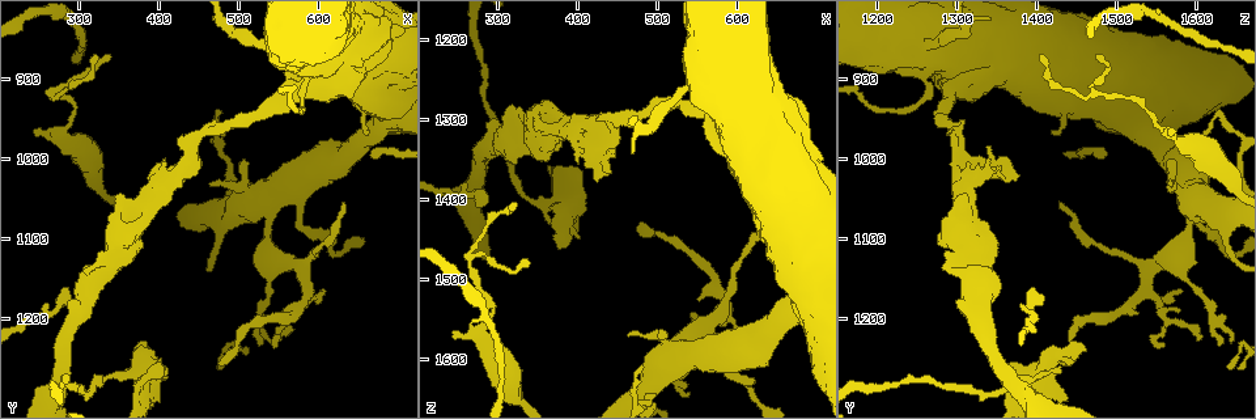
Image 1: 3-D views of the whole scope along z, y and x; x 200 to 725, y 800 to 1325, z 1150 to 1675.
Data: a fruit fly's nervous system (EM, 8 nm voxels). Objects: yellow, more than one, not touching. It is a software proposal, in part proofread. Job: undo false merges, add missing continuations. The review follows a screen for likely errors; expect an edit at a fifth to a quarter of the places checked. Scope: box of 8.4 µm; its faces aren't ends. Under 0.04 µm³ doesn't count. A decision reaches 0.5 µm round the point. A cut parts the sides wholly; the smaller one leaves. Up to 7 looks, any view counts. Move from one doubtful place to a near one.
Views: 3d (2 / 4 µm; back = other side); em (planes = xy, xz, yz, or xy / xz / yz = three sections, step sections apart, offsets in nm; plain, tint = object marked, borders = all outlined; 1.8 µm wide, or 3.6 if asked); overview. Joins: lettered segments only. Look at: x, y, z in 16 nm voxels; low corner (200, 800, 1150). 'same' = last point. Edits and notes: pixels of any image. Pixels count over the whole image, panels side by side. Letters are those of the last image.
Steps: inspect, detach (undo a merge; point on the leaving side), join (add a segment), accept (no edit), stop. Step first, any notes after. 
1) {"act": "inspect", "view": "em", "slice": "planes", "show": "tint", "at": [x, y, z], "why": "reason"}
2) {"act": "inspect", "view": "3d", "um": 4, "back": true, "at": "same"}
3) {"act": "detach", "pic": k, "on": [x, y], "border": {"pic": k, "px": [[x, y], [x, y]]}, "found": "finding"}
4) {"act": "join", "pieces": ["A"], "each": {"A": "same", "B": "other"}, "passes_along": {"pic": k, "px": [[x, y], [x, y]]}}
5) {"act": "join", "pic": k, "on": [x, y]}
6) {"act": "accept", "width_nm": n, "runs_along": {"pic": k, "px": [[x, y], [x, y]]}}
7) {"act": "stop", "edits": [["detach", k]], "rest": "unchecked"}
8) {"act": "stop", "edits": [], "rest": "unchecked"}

{"act": "inspect", "view": "3d", "um": 4, "at": [600, 895, 1295]}

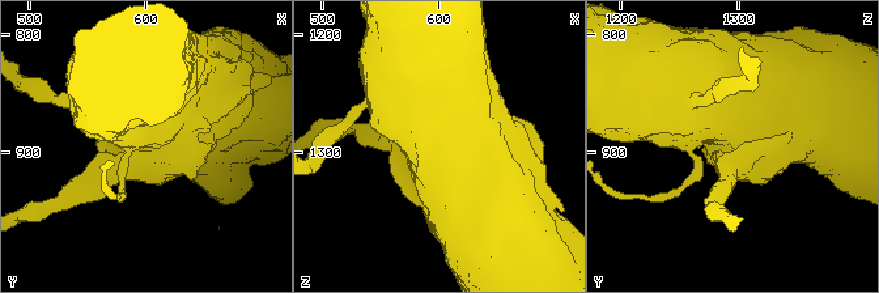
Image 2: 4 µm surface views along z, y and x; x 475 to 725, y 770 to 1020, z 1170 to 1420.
{"act": "inspect", "view": "em", "um": 3.6, "slice": "planes", "show": "plain", "at": [602, 900, 1296], "why": "shape alone is not enough"}

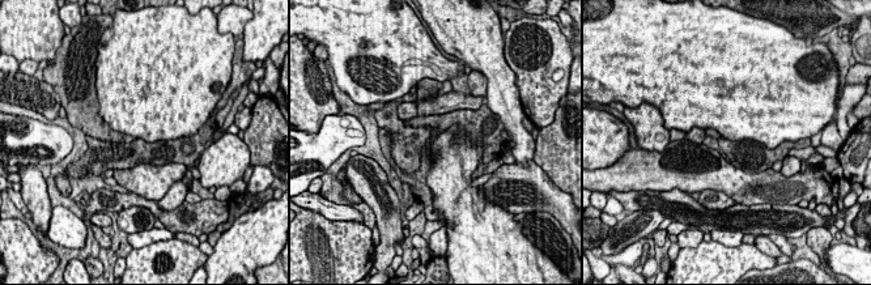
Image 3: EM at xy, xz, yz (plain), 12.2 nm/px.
{"act": "inspect", "view": "em", "um": 3.6, "slice": "planes", "show": "borders", "at": "same", "why": "what lies round it"}

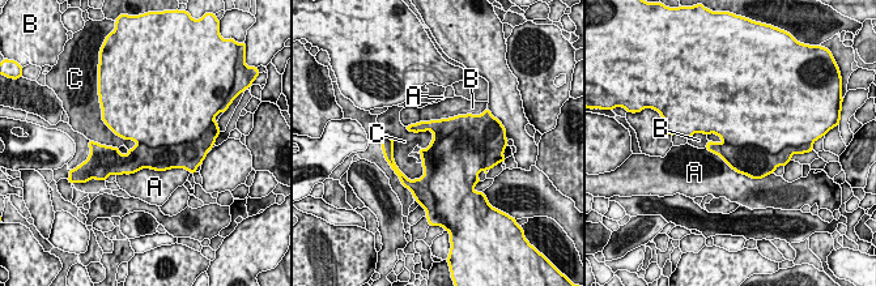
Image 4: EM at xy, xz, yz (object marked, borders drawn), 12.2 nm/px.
{"act": "detach", "pic": 4, "on": [442, 128], "width_nm": 500, "each": {"A": "other", "B": "other", "C": "other"}, "found": "a second neuron is stuck on"}

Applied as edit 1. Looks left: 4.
{"act": "inspect", "view": "overview", "why": "see it whole again"}

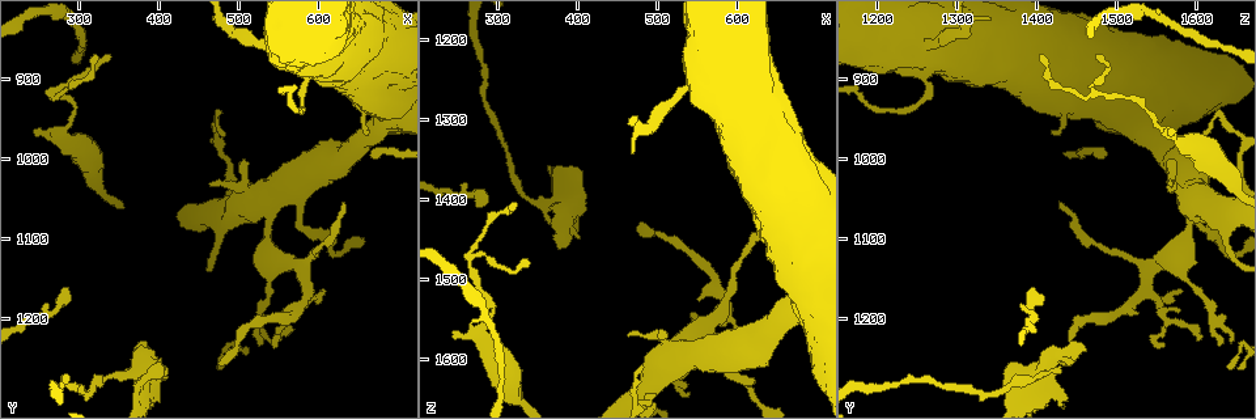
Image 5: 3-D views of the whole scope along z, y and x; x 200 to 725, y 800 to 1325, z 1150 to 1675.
{"act": "inspect", "view": "3d", "um": 2, "at": [660, 970, 1420], "why": "branch stops here"}

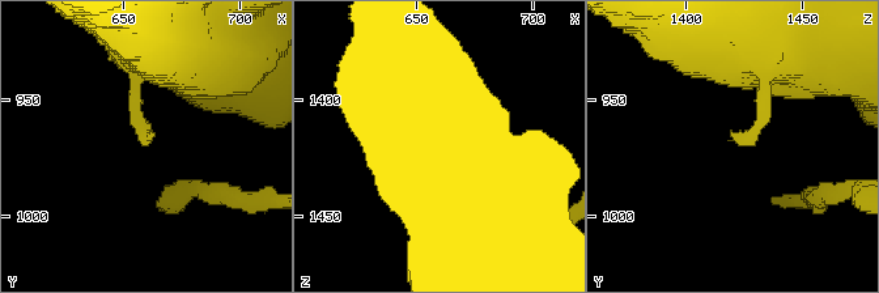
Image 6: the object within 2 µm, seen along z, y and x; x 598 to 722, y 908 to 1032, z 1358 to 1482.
{"act": "inspect", "view": "em", "slice": "planes", "show": "borders", "at": [661, 970, 1421], "why": "need the tissue"}

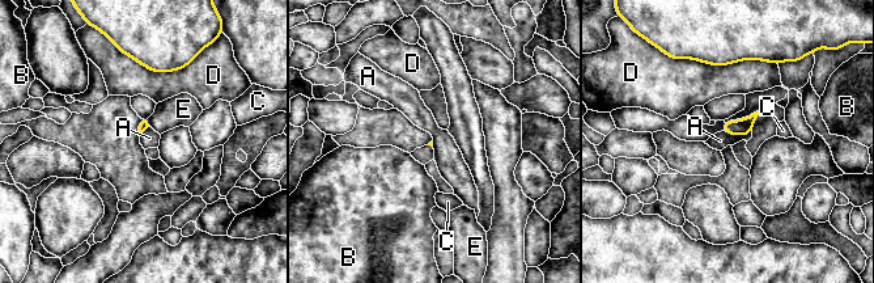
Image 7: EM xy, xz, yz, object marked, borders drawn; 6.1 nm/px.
{"act": "accept", "longest_contact_nm": ["D", 600], "each": {"A": "other", "B": "other", "C": "other", "D": "other", "E": "other"}, "border": {"pic": 7, "px": [[751, 129], [746, 135], [722, 131]]}, "found": "no lettered segment goes on from it"}

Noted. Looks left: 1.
{"act": "stop", "edits": [["detach", 4]], "rest": "unchecked"}

